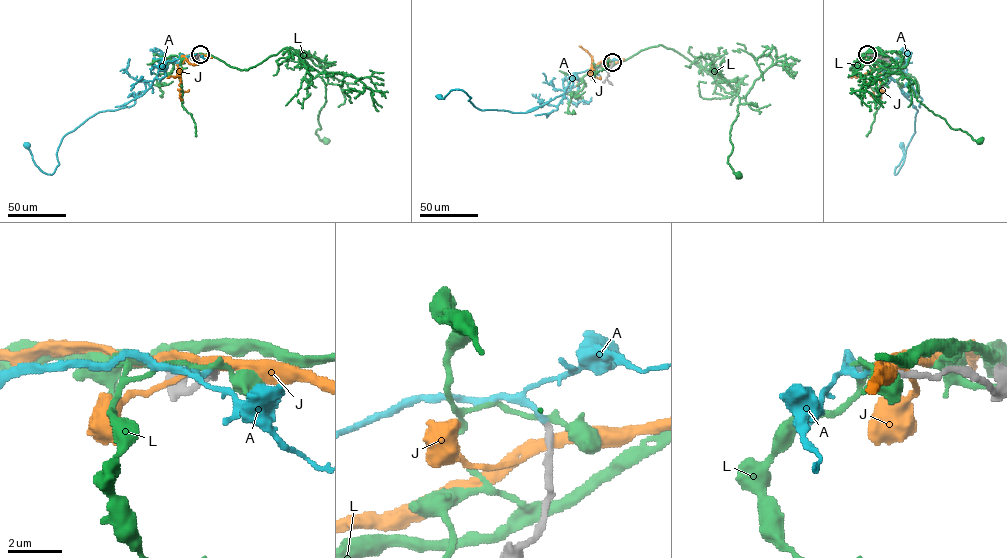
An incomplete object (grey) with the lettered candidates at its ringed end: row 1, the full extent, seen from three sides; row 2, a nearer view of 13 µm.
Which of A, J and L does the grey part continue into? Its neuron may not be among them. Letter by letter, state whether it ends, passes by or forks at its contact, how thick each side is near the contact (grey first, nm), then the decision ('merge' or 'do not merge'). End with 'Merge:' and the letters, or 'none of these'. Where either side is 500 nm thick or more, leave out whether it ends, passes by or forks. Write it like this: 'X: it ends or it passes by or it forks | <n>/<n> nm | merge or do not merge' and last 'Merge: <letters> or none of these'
A: it ends | 220/240 nm | merge
J: it forks | 320/320 nm | do not merge
L: it passes by | 220/200 nm | do not merge
Merge: A

